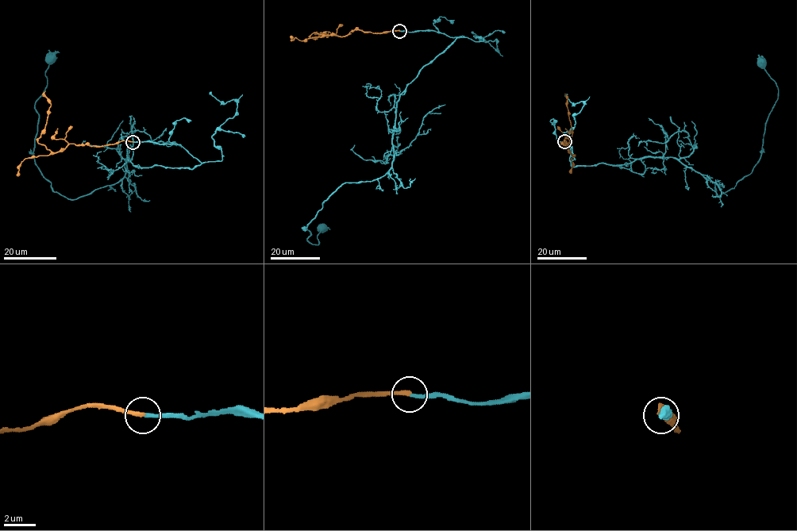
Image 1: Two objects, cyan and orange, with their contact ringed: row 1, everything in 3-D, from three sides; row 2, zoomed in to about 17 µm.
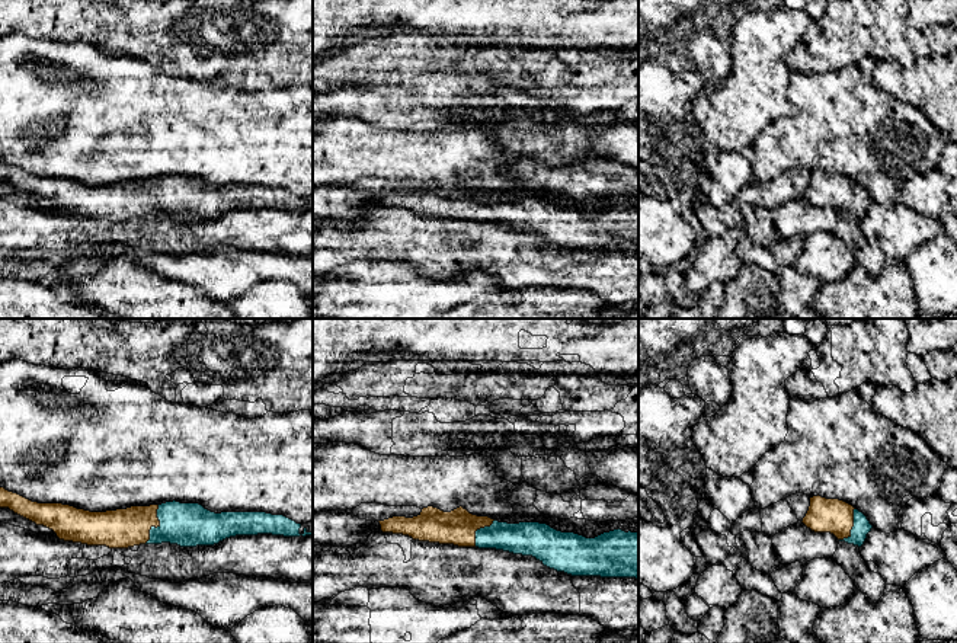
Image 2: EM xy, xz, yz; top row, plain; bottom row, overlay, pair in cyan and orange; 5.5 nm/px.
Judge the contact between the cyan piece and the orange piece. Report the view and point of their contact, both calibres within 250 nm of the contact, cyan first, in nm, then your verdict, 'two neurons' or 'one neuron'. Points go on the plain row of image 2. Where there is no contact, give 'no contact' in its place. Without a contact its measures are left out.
contact xy (157, 201); calibres 240 and 220 nm; one neuron

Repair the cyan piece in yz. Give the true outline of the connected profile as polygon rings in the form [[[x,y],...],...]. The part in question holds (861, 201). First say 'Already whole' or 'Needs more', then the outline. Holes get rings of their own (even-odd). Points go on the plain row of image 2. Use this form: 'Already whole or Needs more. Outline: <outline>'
Needs more. Outline: [[[810,172],[810,180],[801,195],[814,207],[830,207],[839,215],[861,221],[873,199],[852,179],[839,173]]]

